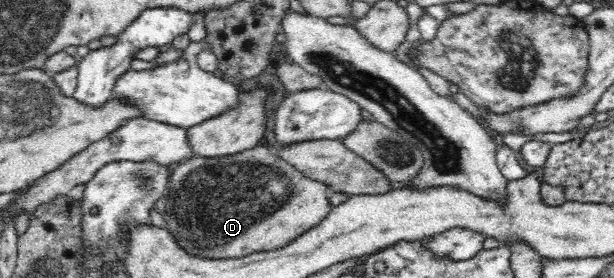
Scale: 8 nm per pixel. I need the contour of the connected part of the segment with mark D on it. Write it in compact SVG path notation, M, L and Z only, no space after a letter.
M259 144L222 158L194 156L178 163L169 176L165 210L161 215L165 228L187 254L208 259L246 258L256 252L282 250L302 233L320 224L332 209L328 201L329 190L324 183L312 180L280 158L275 147Z

